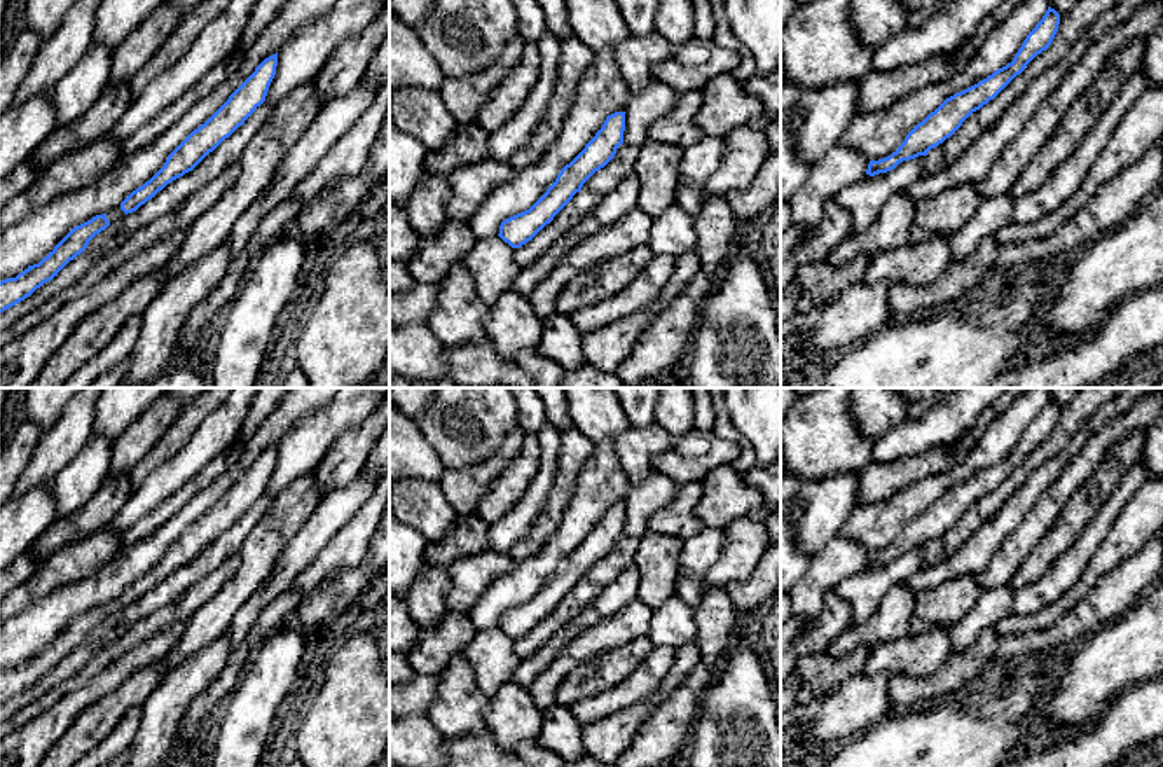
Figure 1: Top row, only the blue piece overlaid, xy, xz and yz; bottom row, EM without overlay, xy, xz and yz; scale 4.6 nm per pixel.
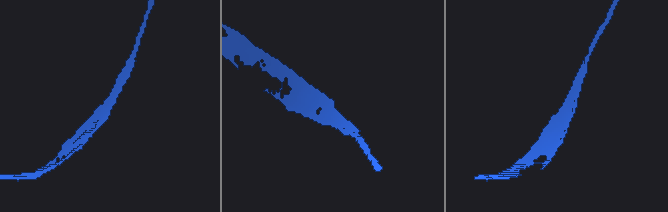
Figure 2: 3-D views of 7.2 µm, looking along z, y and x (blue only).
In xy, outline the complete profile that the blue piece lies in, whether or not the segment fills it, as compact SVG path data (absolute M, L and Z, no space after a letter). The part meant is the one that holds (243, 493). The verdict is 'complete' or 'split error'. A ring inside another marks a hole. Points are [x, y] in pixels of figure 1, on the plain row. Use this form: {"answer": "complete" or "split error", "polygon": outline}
{"answer": "complete", "polygon": "M278 444L265 449L229 491L168 547L164 557L120 594L120 601L126 606L136 603L168 575L192 563L210 543L243 517L265 493L276 458Z"}

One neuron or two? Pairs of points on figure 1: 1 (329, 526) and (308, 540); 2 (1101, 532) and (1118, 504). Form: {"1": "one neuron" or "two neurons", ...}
{"1": "one neuron", "2": "one neuron"}

